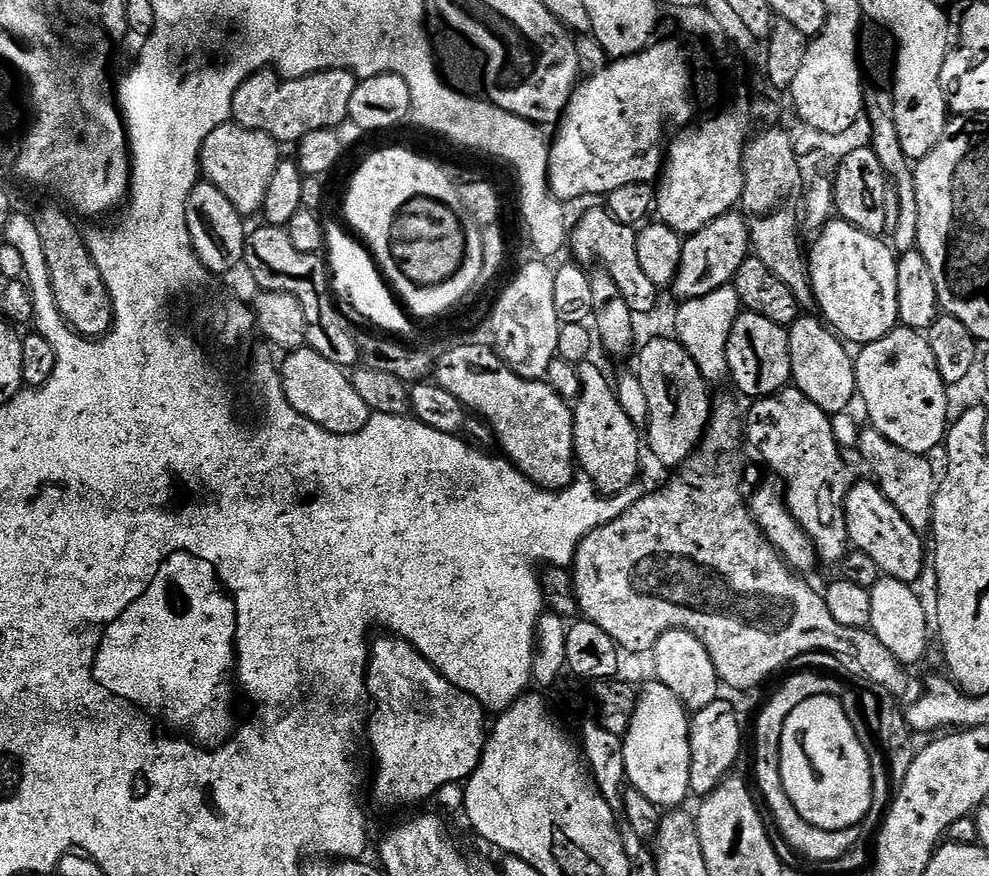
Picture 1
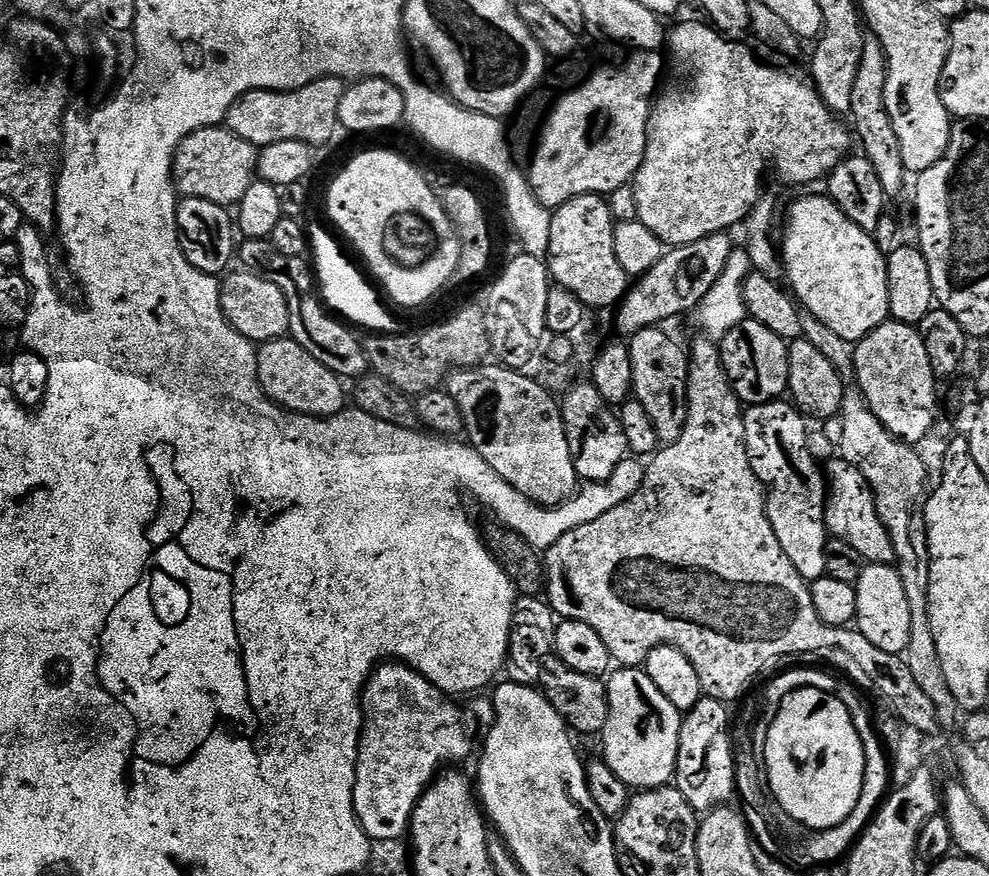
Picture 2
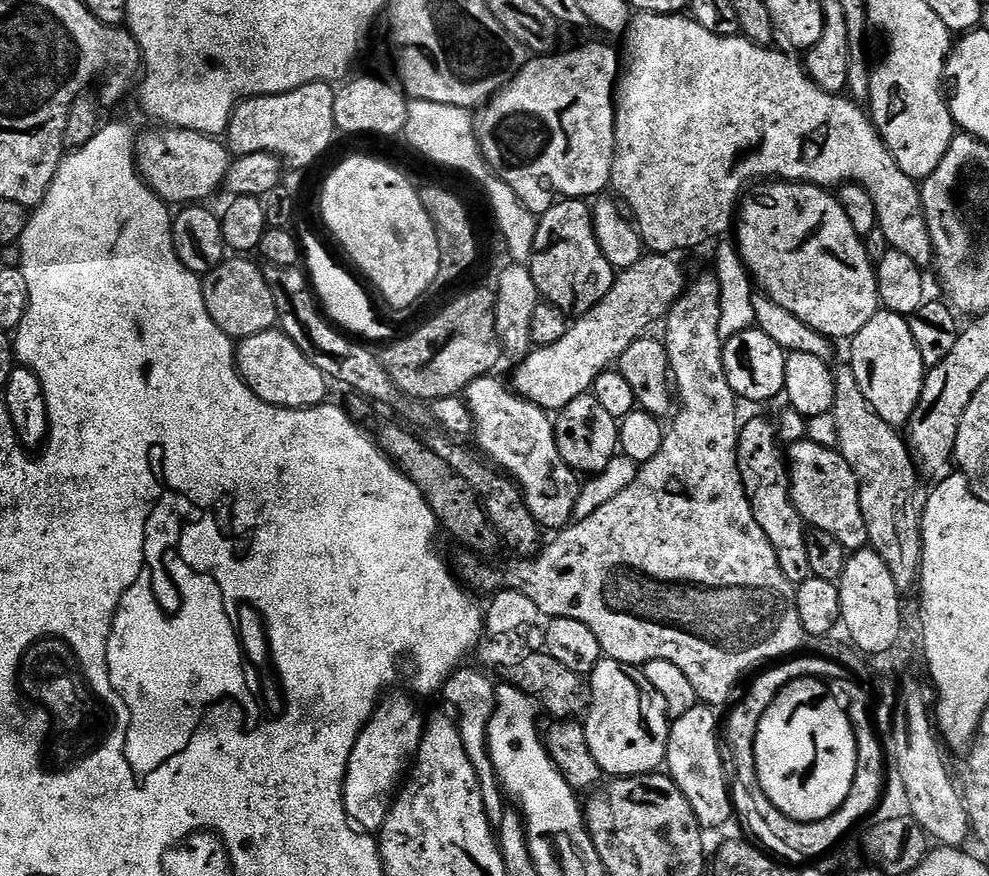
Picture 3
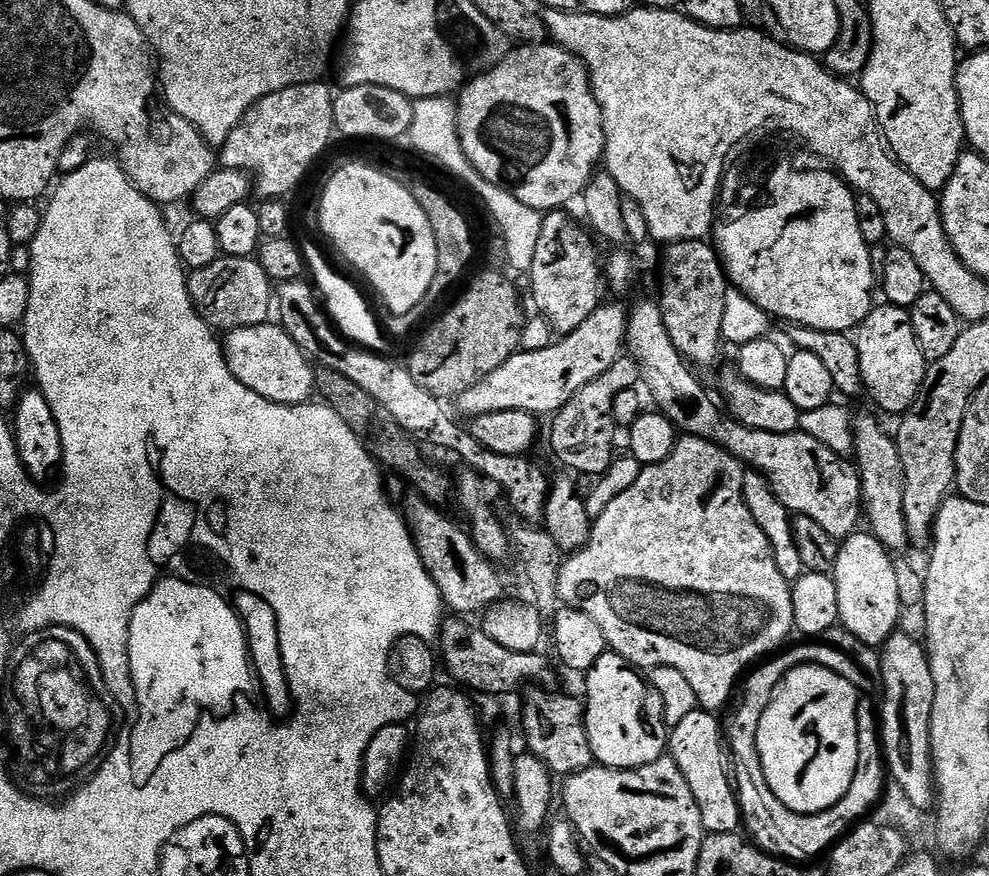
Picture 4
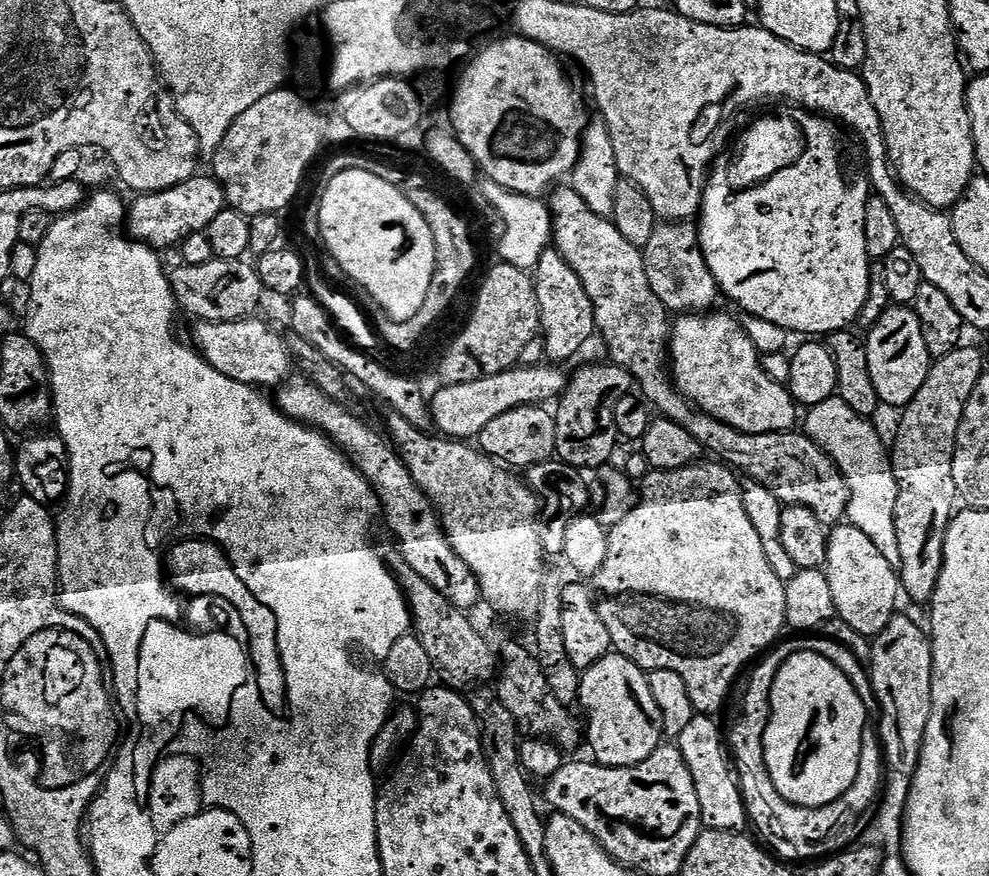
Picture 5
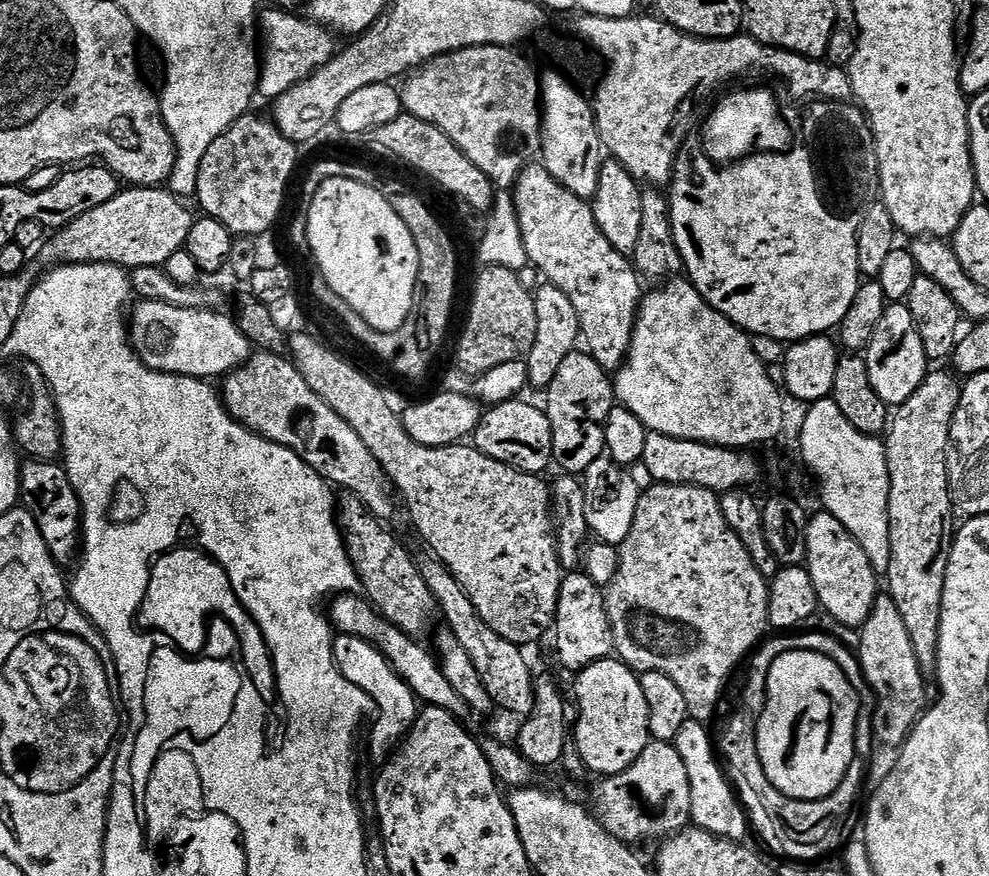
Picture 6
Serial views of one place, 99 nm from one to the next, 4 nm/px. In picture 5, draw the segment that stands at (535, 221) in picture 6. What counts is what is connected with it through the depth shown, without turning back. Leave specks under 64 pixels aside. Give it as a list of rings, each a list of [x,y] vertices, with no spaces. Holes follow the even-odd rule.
[[[560,186],[551,193],[552,216],[556,219],[555,251],[568,263],[574,274],[578,276],[581,286],[592,304],[592,314],[596,319],[596,332],[604,339],[608,352],[612,355],[611,363],[622,367],[632,376],[632,383],[638,389],[639,395],[653,409],[657,408],[659,415],[665,420],[674,422],[700,443],[701,449],[708,452],[709,457],[723,462],[735,470],[741,477],[758,482],[774,494],[781,505],[797,504],[810,509],[826,526],[835,526],[847,517],[849,492],[847,482],[840,469],[828,453],[819,444],[800,430],[787,432],[771,432],[770,434],[746,434],[726,426],[721,420],[715,420],[688,401],[685,396],[676,391],[674,382],[666,367],[666,345],[670,339],[670,313],[658,302],[654,290],[650,290],[650,282],[646,282],[646,266],[644,253],[636,248],[617,230],[611,219],[594,214],[578,198],[578,194],[570,186]]]

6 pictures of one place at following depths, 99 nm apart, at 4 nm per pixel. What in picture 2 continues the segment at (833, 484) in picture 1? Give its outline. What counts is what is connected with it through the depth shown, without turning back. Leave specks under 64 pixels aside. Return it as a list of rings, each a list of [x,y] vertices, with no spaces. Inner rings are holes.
[[[781,398],[762,405],[751,406],[744,414],[744,441],[746,454],[750,458],[750,466],[760,483],[766,489],[766,507],[770,526],[774,526],[774,534],[782,550],[786,550],[786,558],[794,562],[794,570],[803,580],[809,582],[821,580],[826,570],[826,546],[830,539],[828,526],[824,522],[824,505],[826,503],[826,478],[822,468],[816,465],[812,452],[808,449],[808,428],[805,417],[799,408],[787,399]]]

